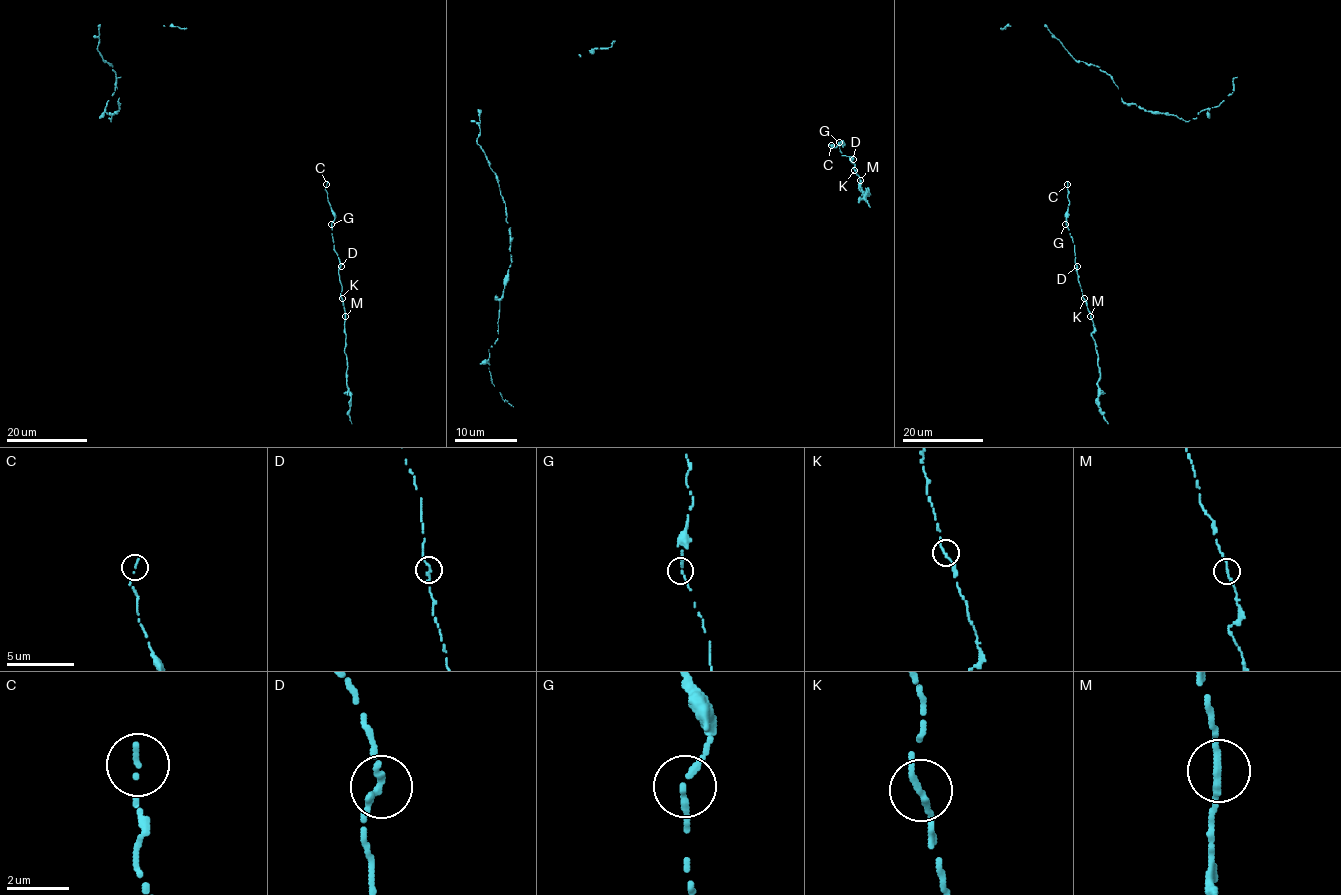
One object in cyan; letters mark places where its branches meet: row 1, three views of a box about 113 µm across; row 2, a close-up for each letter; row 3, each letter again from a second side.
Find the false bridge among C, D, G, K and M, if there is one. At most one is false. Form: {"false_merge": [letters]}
{"false_merge": []}

